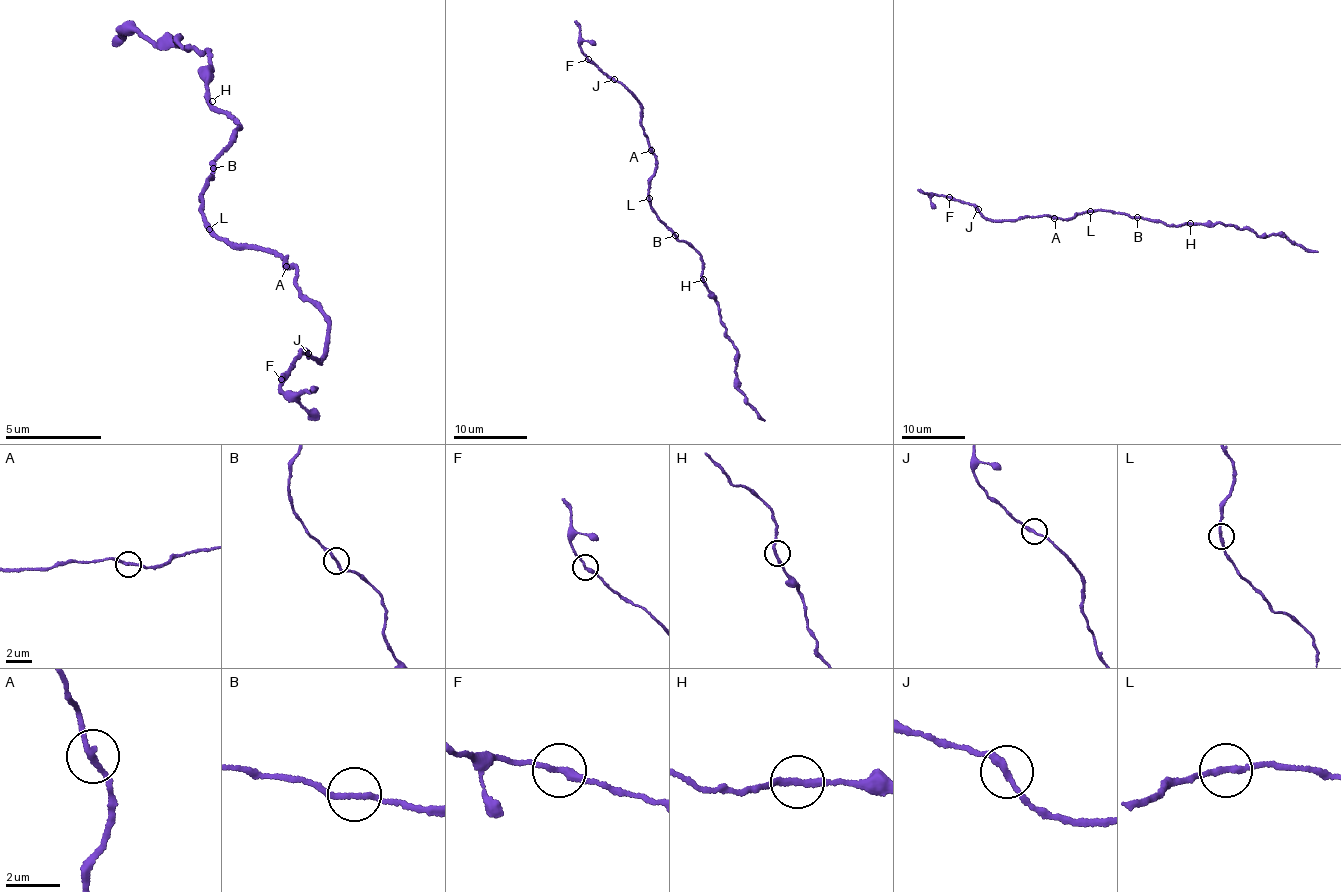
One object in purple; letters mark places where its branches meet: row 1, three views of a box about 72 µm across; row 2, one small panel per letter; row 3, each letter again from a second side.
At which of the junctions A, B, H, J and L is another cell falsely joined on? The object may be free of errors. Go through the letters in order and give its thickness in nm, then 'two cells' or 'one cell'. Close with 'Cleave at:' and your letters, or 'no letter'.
A: 200 nm thick; one cell
B: 200 nm thick; one cell
H: 220 nm thick; one cell
J: 240 nm thick; one cell
L: 200 nm thick; one cell
Cleave at: no letter

